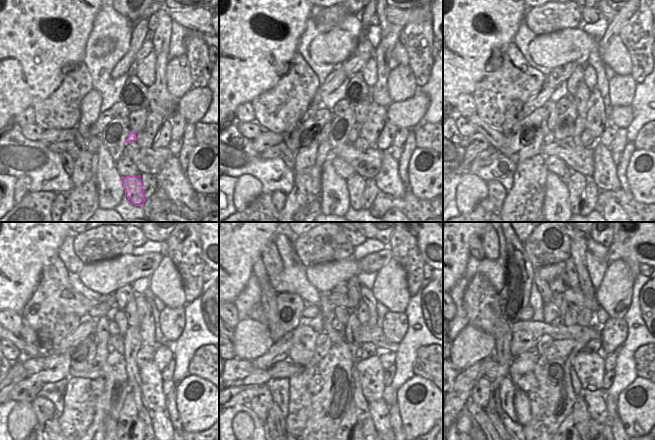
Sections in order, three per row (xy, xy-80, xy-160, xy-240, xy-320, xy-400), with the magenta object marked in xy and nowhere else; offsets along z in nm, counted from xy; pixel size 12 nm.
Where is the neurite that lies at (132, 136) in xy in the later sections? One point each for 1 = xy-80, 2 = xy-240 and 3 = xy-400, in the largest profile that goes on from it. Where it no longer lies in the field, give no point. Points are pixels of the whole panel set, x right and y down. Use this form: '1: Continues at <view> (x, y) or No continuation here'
1: Continues at xy-80 (355, 132)
2: Continues at xy-240 (116, 342)
3: Continues at xy-400 (551, 311).

